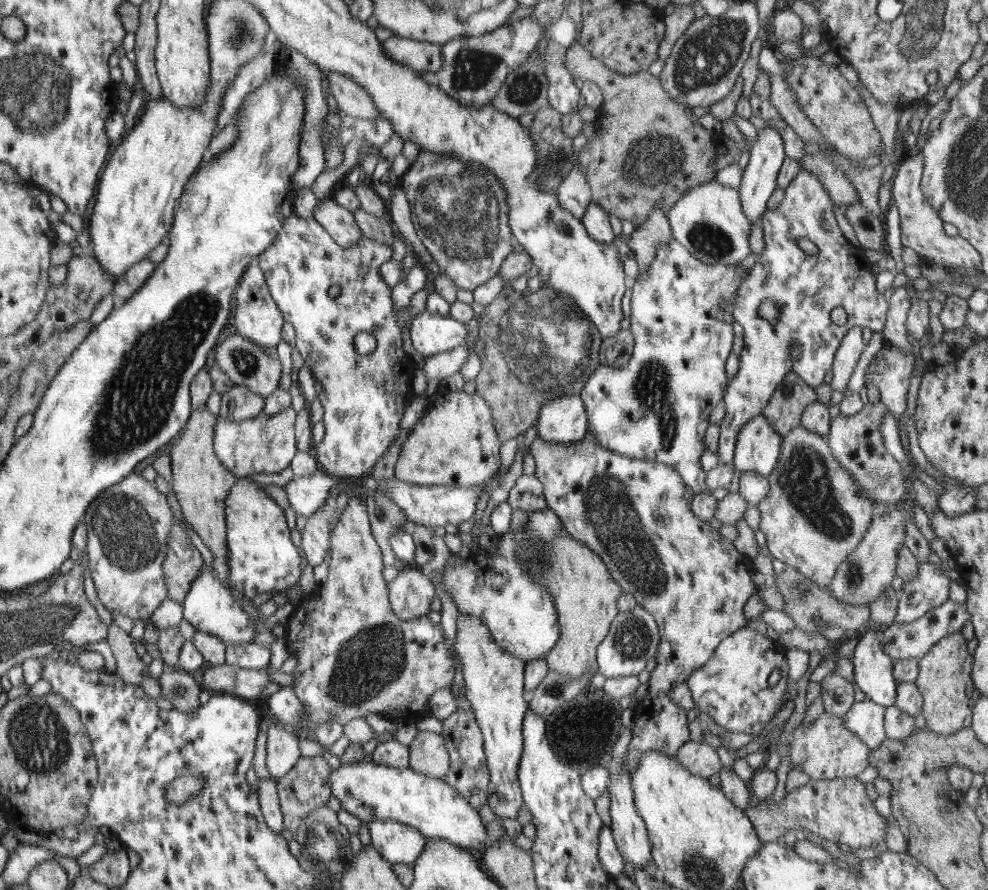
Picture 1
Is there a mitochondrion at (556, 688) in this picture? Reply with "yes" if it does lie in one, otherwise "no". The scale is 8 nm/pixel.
yes

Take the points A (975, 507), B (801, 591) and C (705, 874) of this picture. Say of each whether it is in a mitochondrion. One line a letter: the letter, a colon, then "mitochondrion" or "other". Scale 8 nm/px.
A: other
B: mitochondrion
C: mitochondrion

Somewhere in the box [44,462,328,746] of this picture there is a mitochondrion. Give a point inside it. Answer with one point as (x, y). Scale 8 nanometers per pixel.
(126, 534)

